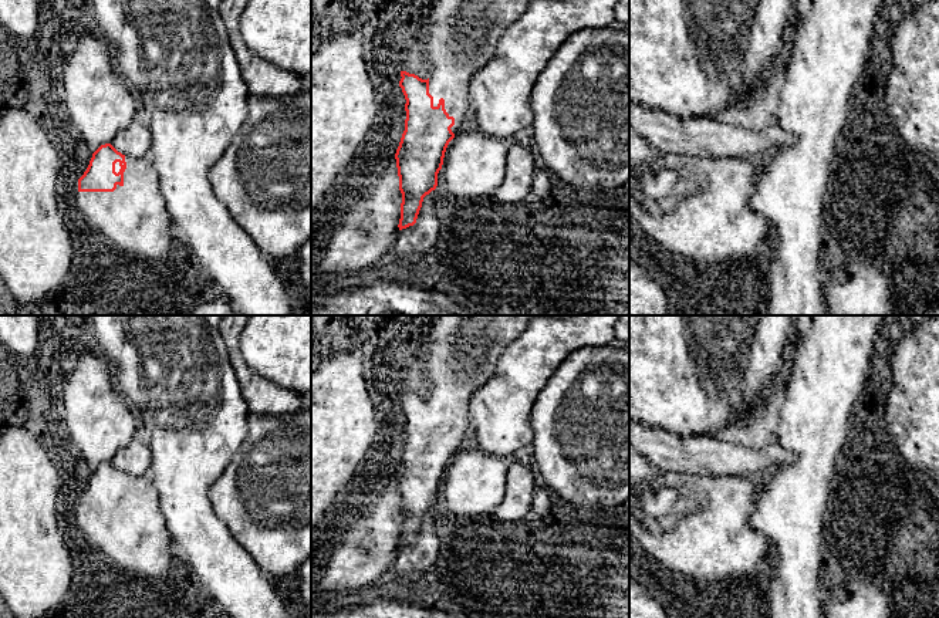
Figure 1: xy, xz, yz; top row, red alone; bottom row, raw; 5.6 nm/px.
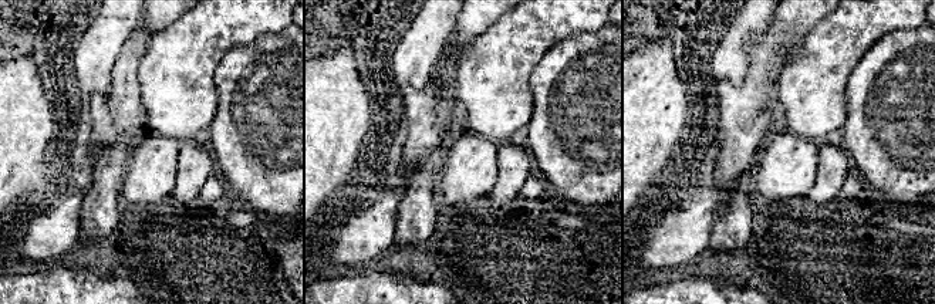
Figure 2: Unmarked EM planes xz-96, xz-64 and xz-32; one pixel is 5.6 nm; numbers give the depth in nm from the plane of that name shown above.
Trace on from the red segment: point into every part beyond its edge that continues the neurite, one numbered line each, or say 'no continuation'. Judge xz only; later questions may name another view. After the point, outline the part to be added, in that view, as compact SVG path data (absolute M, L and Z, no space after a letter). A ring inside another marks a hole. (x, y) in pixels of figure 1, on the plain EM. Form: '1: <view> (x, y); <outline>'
1: xz (458, 370); M470 315L452 344L433 342L430 345L425 359L432 382L429 412L433 415L433 425L438 425L440 416L445 418L446 430L455 436L455 443L450 446L453 452L457 452L462 440L472 433L469 402L473 392L496 372L499 355L536 317L564 318L568 315Z

